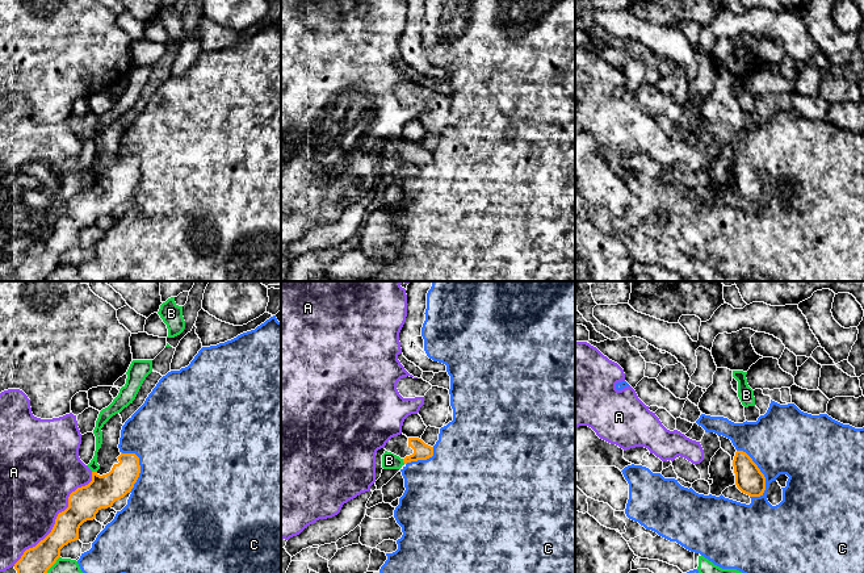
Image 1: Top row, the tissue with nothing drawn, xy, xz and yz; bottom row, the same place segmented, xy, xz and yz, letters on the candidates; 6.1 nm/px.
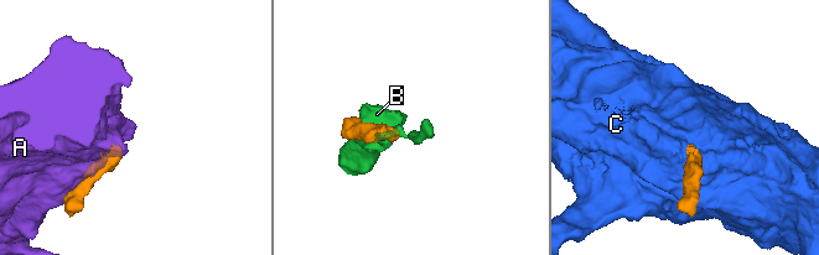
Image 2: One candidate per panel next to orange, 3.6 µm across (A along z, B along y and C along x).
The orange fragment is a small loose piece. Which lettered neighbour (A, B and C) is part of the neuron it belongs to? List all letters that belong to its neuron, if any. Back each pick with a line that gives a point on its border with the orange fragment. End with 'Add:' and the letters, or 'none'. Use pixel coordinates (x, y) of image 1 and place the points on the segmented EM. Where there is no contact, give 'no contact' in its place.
Add: none

